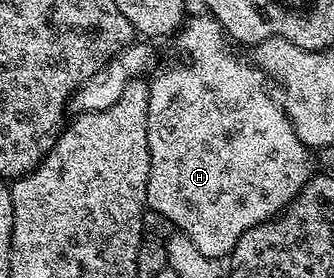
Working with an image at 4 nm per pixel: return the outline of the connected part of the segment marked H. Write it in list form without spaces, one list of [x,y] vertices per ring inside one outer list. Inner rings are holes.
[[[211,16],[196,17],[185,20],[179,34],[180,49],[186,56],[192,57],[189,61],[184,61],[181,65],[172,65],[169,69],[161,68],[159,72],[151,78],[148,90],[150,91],[150,107],[148,108],[148,122],[146,123],[146,135],[148,136],[148,146],[150,147],[150,179],[146,183],[147,208],[159,211],[161,215],[166,215],[170,223],[174,223],[179,232],[184,233],[202,251],[202,255],[224,259],[231,254],[232,248],[238,243],[238,239],[250,227],[260,225],[263,221],[278,213],[284,212],[289,203],[302,191],[302,187],[310,178],[314,176],[312,169],[313,150],[298,139],[294,127],[290,123],[288,114],[285,113],[283,104],[279,100],[272,98],[272,93],[268,90],[270,86],[269,78],[263,69],[251,60],[243,61],[238,54],[232,53],[233,46],[226,36],[223,27],[217,21],[213,21]]]

